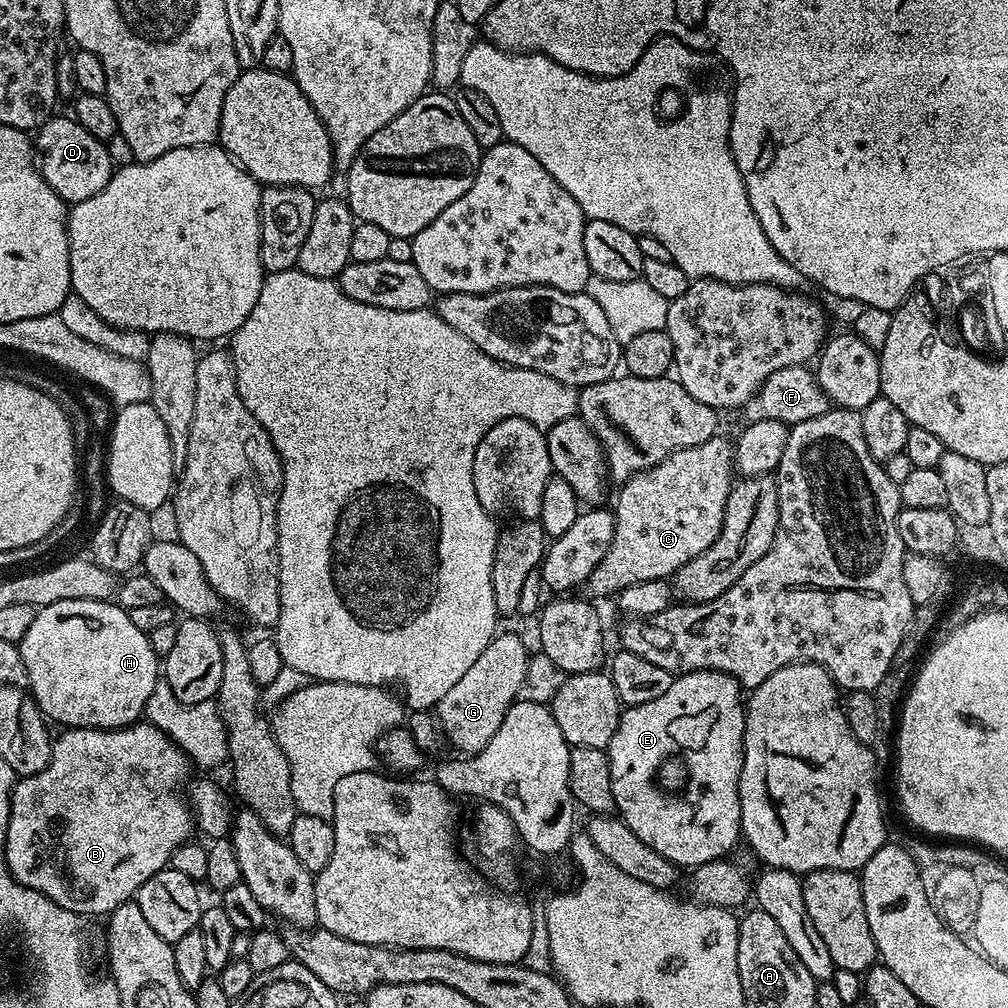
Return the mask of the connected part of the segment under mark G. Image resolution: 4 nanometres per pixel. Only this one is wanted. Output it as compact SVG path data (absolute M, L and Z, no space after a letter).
M501 631L492 639L490 646L486 646L486 650L482 650L482 654L478 654L474 666L470 666L470 670L466 670L466 674L462 674L461 680L436 704L434 716L443 735L447 739L449 736L453 746L460 751L457 753L475 754L480 752L490 742L490 738L494 738L498 726L502 726L502 718L508 713L510 706L516 703L520 695L522 678L526 674L529 655L530 649L524 645L522 637L515 636L512 632Z

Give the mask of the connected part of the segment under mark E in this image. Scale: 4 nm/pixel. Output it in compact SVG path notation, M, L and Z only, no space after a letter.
M686 672L677 675L673 679L670 690L666 694L654 698L654 702L642 702L625 707L620 714L618 730L614 730L614 738L610 738L607 746L608 769L612 779L614 790L614 802L619 819L624 821L646 846L658 850L662 858L676 864L677 869L691 870L709 864L715 860L725 859L728 851L735 846L736 840L741 839L740 831L740 775L742 774L742 758L744 757L744 714L746 711L746 700L742 695L740 683L730 674L725 672Z

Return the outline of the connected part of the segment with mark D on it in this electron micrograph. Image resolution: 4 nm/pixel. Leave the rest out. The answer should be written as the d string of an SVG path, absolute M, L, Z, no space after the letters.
M53 115L40 125L34 136L34 155L44 181L61 196L65 204L71 206L86 202L86 198L94 198L94 194L110 182L114 165L105 141L94 138L94 134L90 134L90 130L83 128L71 115L60 115Z

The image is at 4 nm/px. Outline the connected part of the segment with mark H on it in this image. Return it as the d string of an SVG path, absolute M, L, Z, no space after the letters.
M67 600L66 602L48 604L45 608L37 611L34 622L30 622L30 630L26 630L26 634L21 638L18 647L22 654L26 684L30 689L32 699L36 701L40 711L53 725L60 724L59 726L64 728L125 728L127 724L137 723L143 717L146 702L150 698L154 686L158 683L158 657L150 646L148 633L138 630L138 626L134 626L134 622L130 622L128 612L115 602Z

